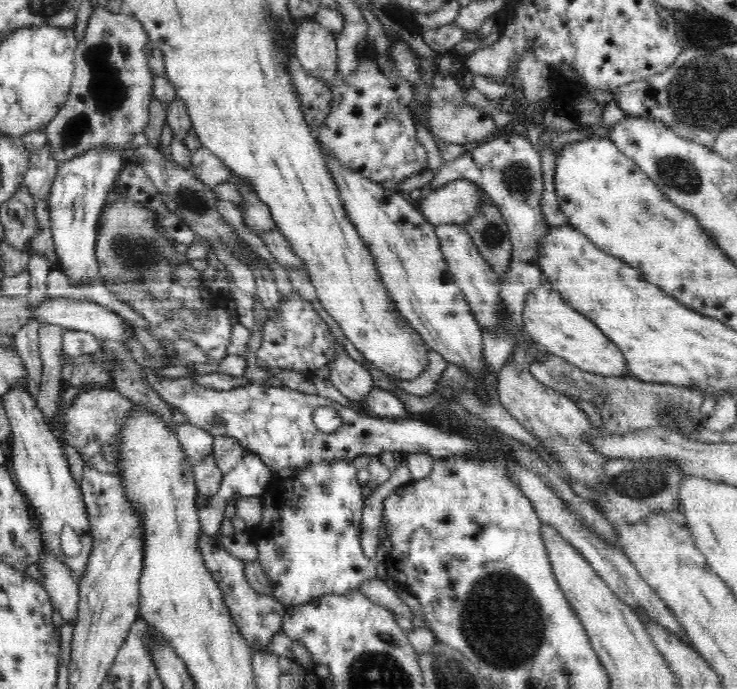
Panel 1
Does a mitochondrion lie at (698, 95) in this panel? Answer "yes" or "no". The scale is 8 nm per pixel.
yes

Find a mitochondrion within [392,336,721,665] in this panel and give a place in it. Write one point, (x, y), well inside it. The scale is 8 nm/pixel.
(645, 483)

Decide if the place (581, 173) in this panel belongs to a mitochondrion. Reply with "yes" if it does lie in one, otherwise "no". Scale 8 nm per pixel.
no

